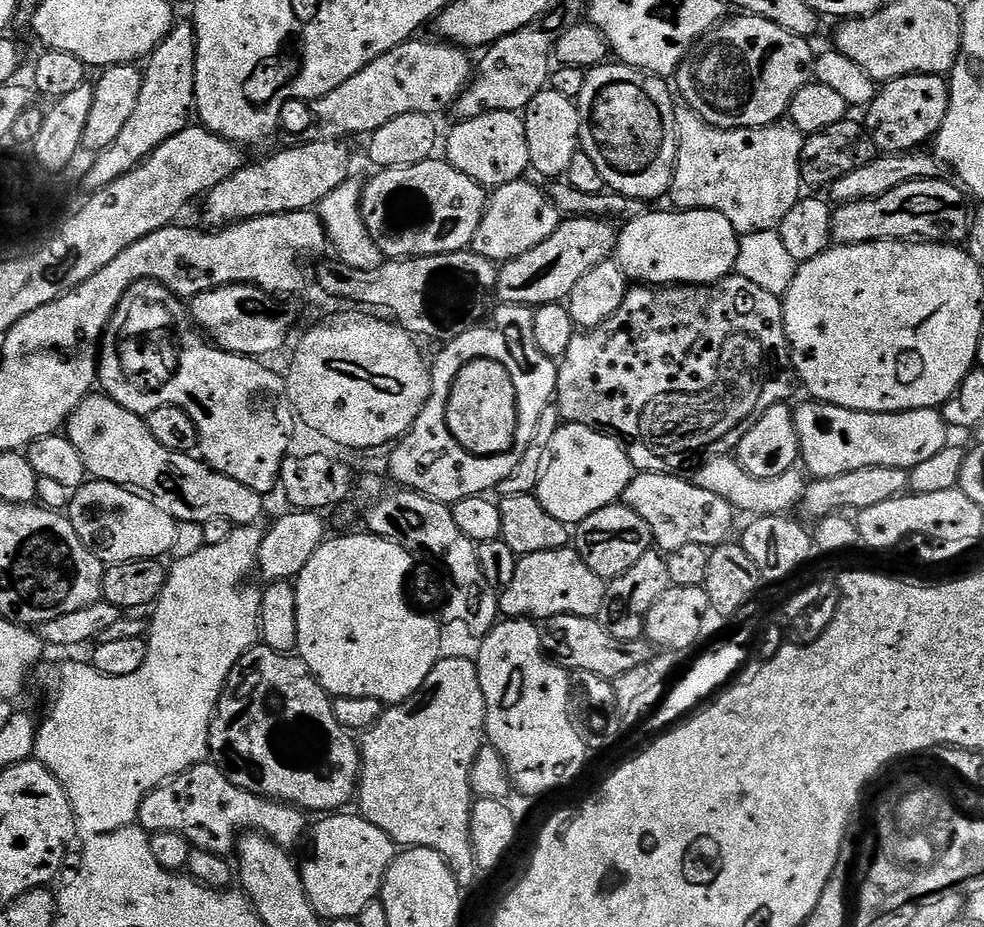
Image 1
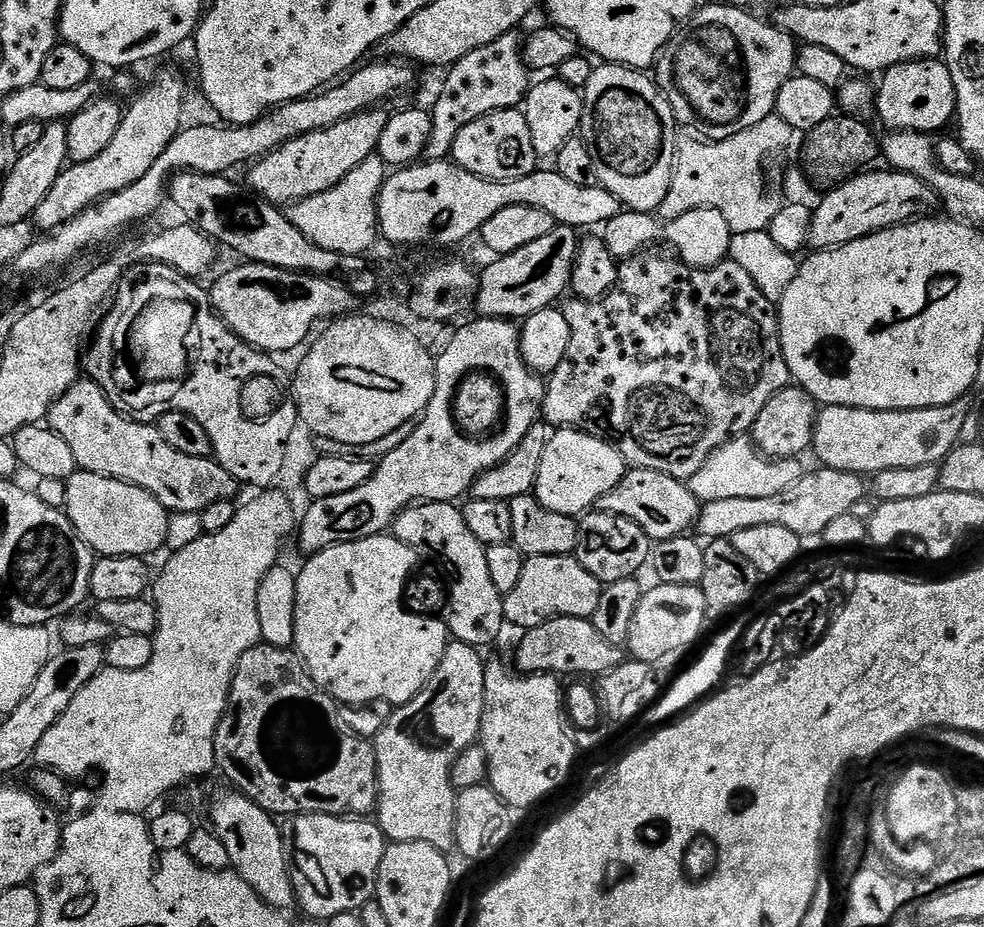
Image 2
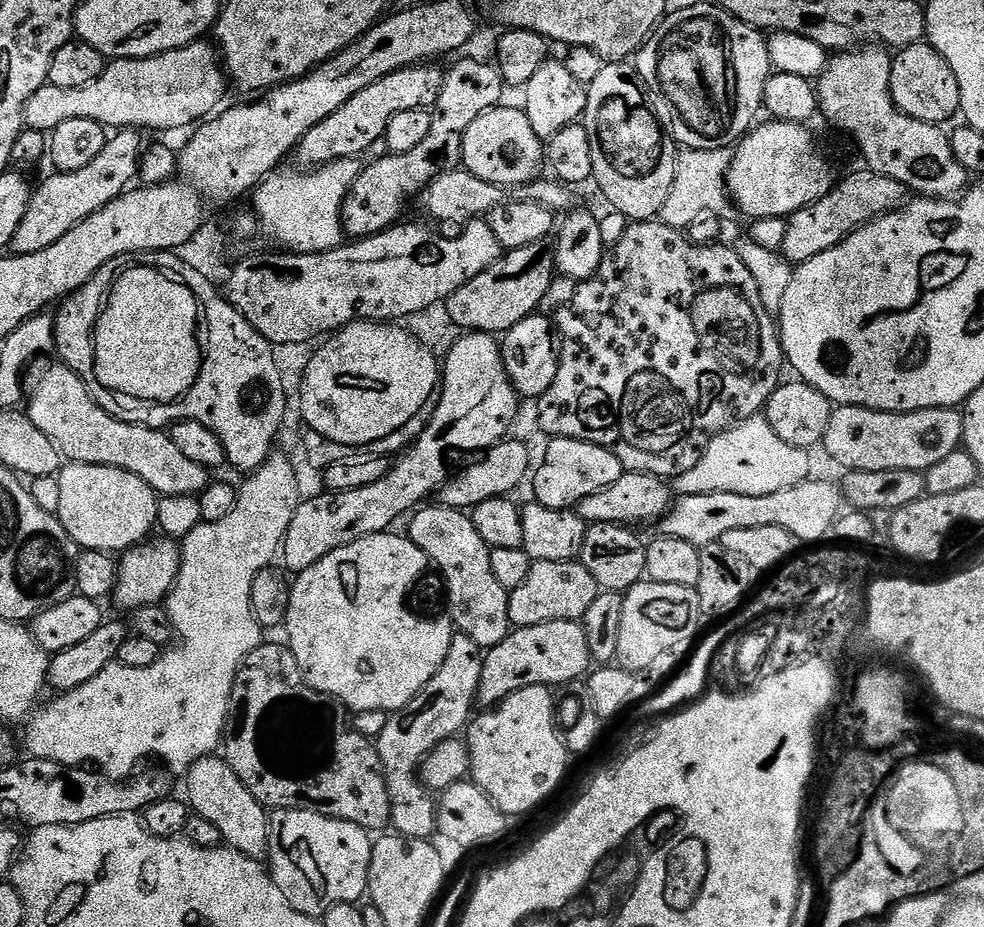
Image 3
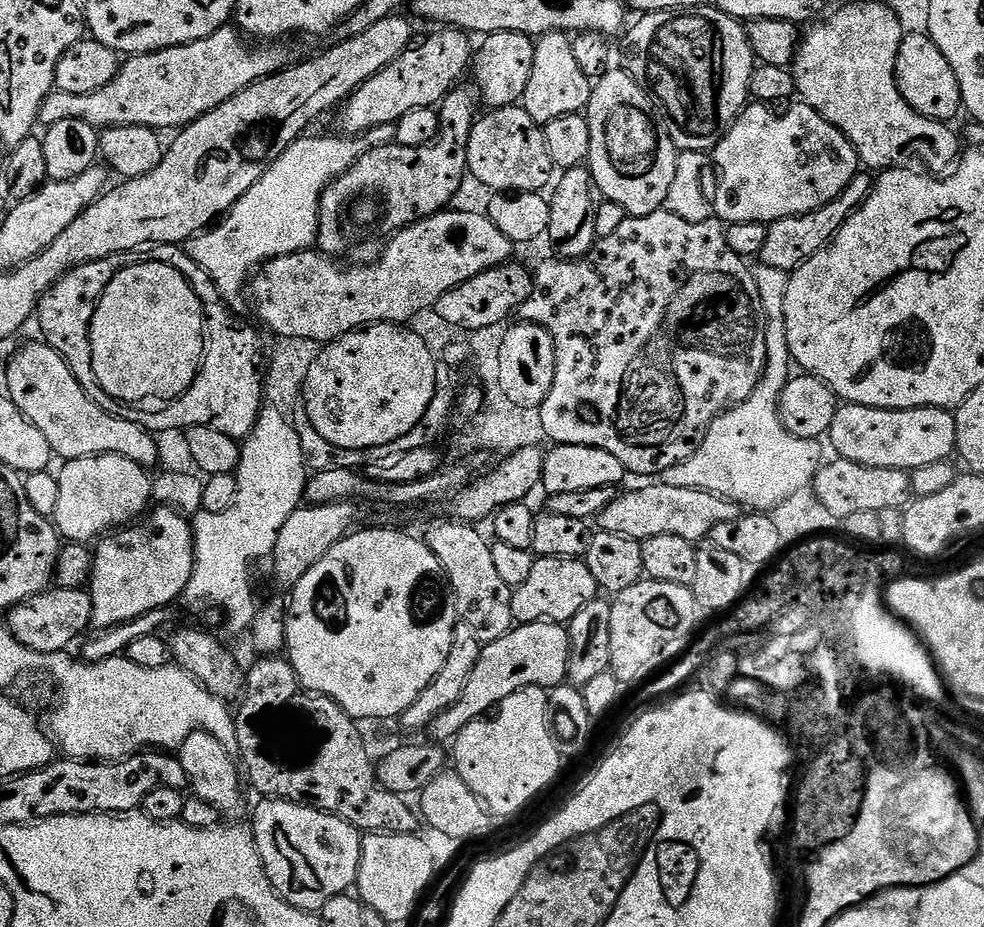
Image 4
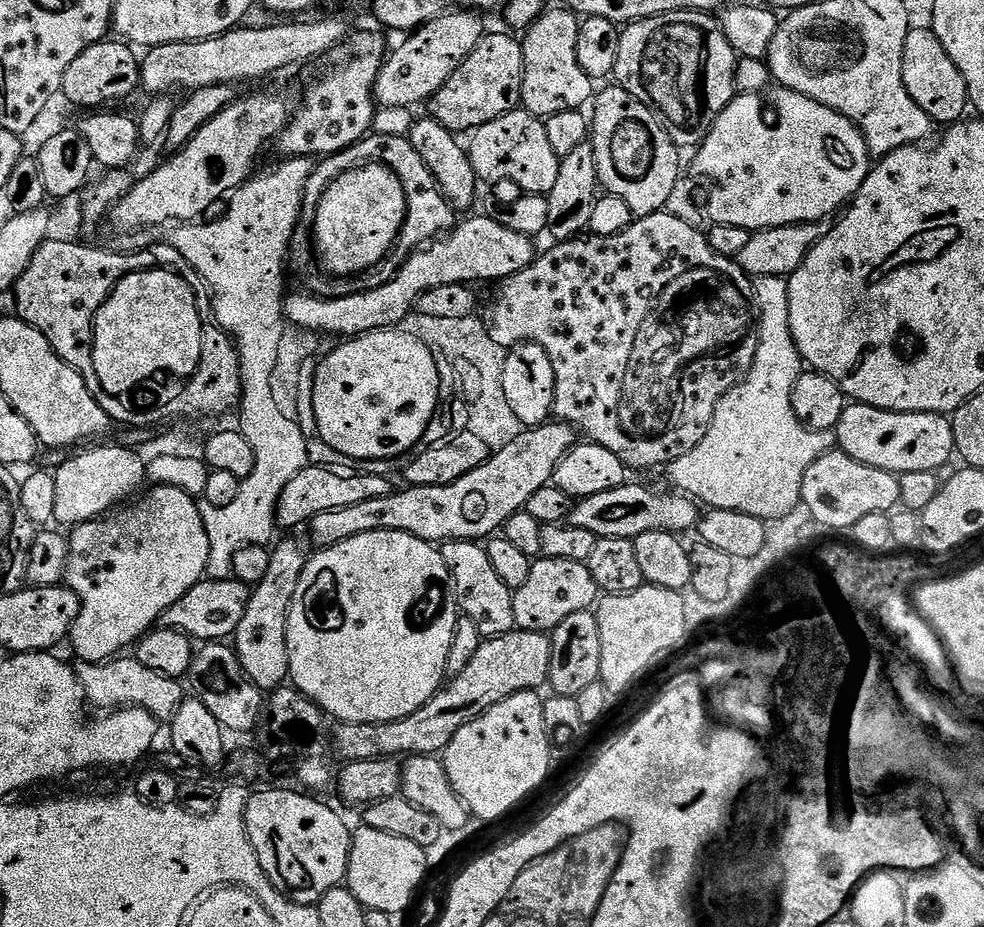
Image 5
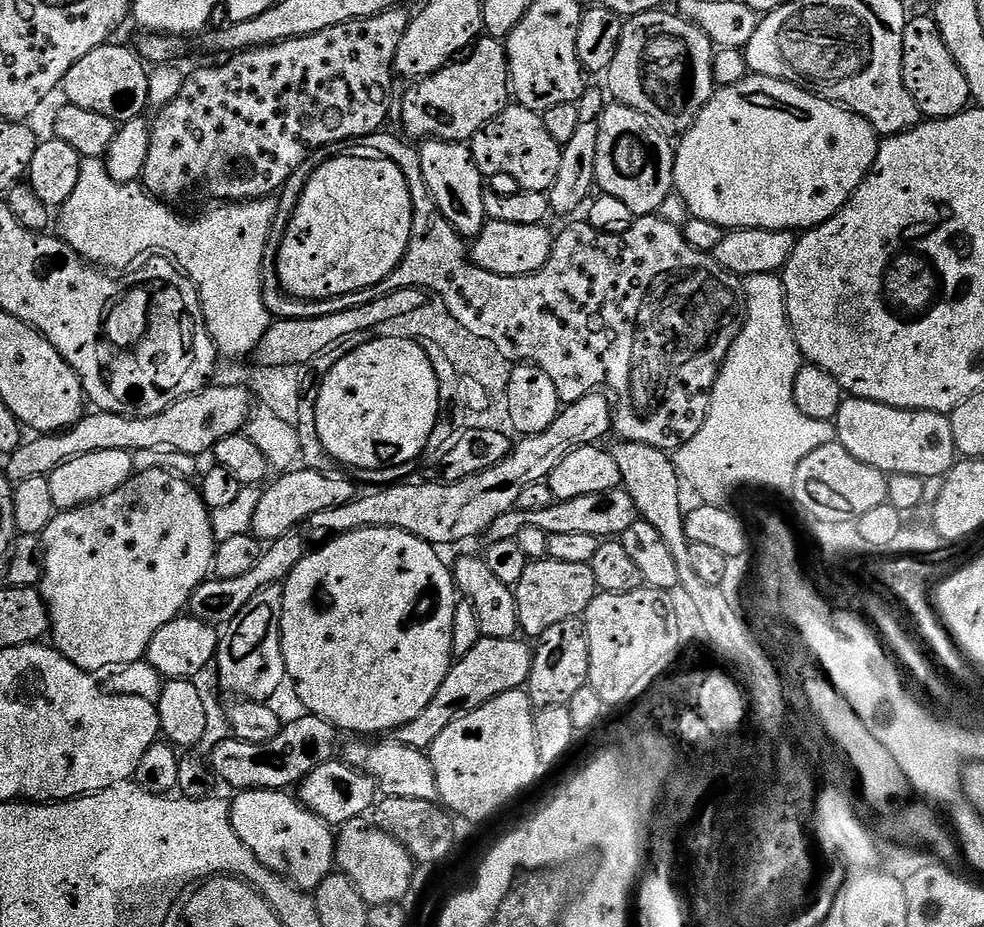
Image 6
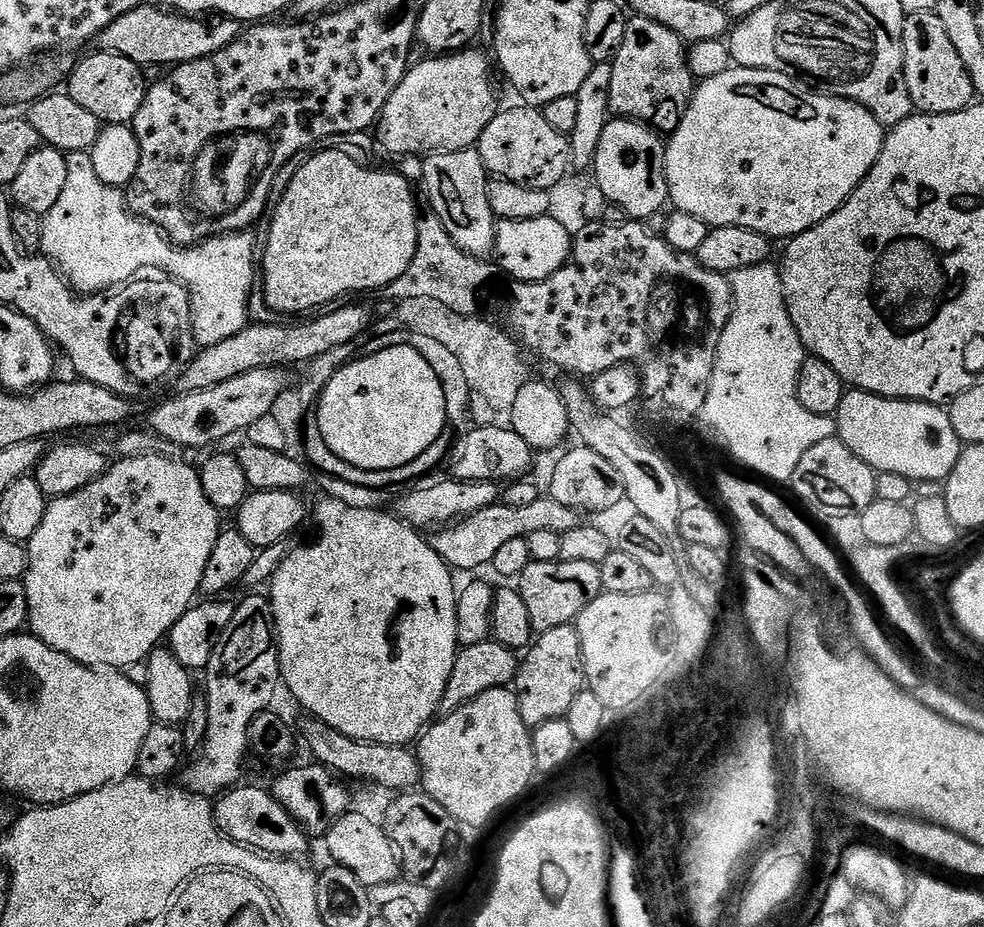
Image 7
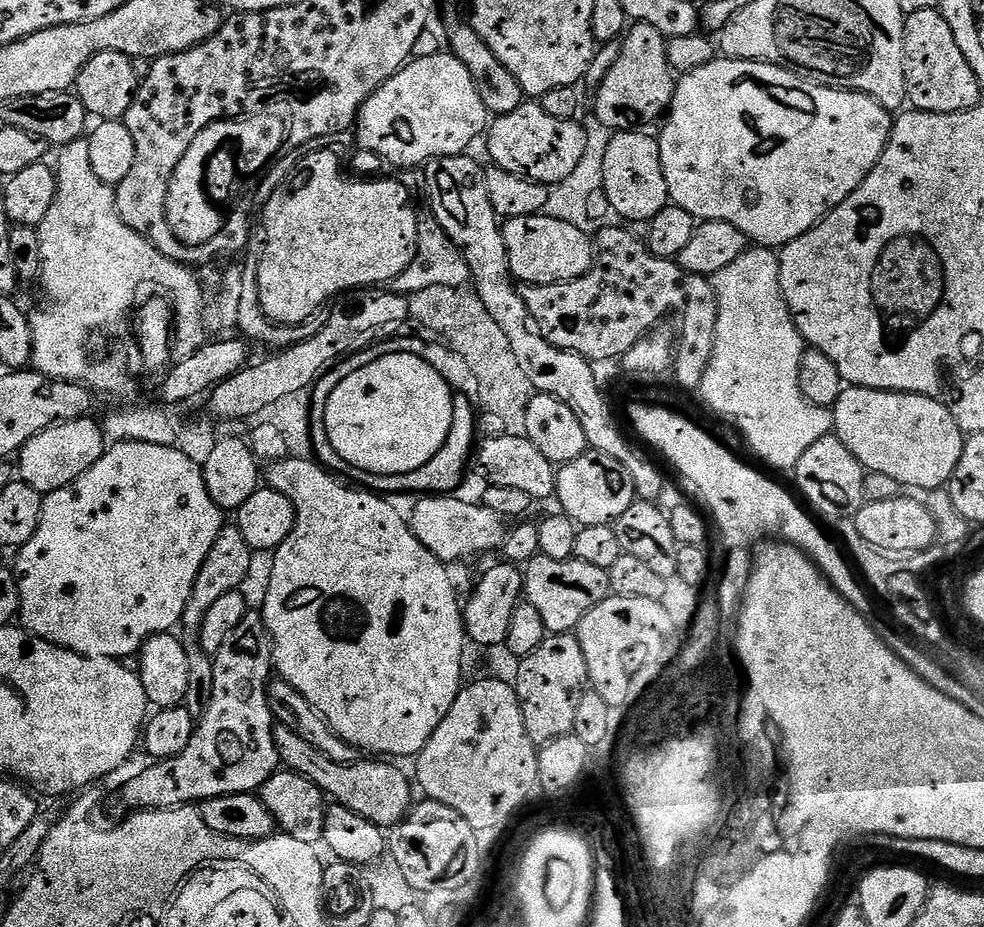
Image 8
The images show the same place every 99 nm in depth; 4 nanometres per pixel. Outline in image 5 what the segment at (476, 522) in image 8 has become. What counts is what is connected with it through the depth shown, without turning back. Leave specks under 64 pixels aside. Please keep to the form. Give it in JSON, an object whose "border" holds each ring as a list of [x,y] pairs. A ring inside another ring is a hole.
{"border":[[[625,482],[614,490],[602,490],[602,494],[590,494],[577,499],[572,505],[572,513],[567,523],[590,530],[597,538],[626,538],[636,540],[638,534],[646,534],[650,530],[662,530],[685,534],[697,527],[697,501],[675,491],[655,492],[652,488],[643,488],[640,484]]]}

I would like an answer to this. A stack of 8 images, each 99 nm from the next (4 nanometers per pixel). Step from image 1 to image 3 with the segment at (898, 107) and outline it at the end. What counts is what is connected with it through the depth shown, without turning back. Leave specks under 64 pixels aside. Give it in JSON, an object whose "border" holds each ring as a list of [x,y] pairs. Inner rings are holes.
{"border":[[[927,42],[911,44],[892,56],[890,94],[901,112],[927,124],[947,125],[947,120],[960,112],[958,78],[954,78],[950,62],[946,62],[946,58]]]}

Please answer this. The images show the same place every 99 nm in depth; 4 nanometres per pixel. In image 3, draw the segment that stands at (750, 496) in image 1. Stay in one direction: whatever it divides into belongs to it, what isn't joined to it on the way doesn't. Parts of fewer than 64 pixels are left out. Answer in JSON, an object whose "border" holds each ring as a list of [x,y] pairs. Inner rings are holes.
{"border":[[[763,415],[752,416],[748,420],[741,420],[733,428],[728,428],[722,434],[715,436],[708,443],[704,457],[694,466],[694,470],[683,472],[675,477],[674,492],[677,497],[690,494],[775,494],[778,490],[786,490],[786,486],[794,486],[809,479],[809,453],[798,446],[790,446],[790,442],[782,442],[778,434],[770,426],[770,422]]]}

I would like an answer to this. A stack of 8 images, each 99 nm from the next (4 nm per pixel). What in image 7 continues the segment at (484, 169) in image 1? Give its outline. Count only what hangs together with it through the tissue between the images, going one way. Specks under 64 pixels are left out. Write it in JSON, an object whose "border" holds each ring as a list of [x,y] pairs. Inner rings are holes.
{"border":[[[519,106],[512,108],[509,112],[497,111],[496,117],[486,126],[486,130],[480,135],[478,151],[485,168],[493,177],[510,182],[518,182],[522,186],[531,188],[542,188],[545,190],[555,189],[555,184],[570,172],[570,161],[568,158],[568,137],[558,134],[547,123],[543,111],[531,106]]]}

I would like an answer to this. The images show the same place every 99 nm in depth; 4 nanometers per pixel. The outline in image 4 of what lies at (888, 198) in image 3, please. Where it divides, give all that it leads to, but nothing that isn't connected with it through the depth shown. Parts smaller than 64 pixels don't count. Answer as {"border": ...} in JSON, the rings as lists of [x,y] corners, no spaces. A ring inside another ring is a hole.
{"border":[[[857,174],[842,195],[834,198],[834,202],[822,206],[818,211],[805,216],[782,218],[767,225],[768,233],[758,257],[759,263],[774,266],[774,270],[782,270],[791,274],[810,258],[814,258],[814,254],[818,254],[823,248],[828,247],[838,234],[838,230],[842,230],[844,223],[862,207],[866,198],[872,192],[873,177],[864,175],[868,174]]]}

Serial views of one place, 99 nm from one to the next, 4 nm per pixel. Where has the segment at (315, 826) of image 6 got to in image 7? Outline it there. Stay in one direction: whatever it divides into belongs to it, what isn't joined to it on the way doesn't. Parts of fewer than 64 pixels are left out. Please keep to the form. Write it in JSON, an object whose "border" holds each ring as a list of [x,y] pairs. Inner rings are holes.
{"border":[[[233,787],[231,790],[225,791],[215,801],[214,815],[216,825],[219,826],[221,832],[235,844],[242,844],[246,848],[251,848],[273,858],[303,857],[302,854],[310,843],[308,833],[296,825],[292,815],[276,801],[276,797],[267,787],[244,787]]]}

